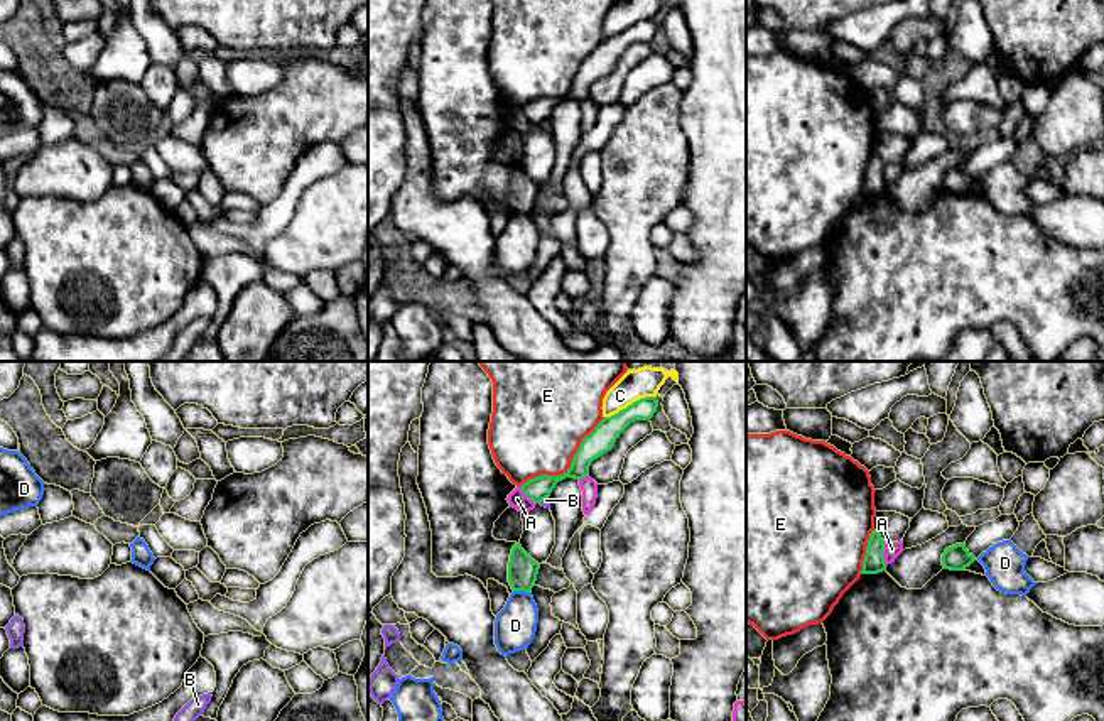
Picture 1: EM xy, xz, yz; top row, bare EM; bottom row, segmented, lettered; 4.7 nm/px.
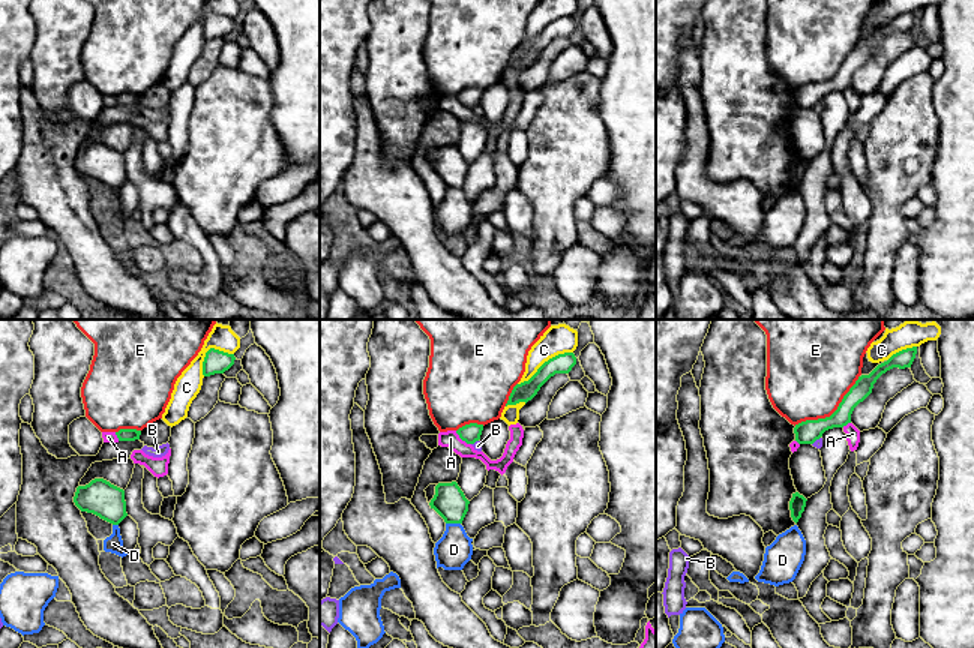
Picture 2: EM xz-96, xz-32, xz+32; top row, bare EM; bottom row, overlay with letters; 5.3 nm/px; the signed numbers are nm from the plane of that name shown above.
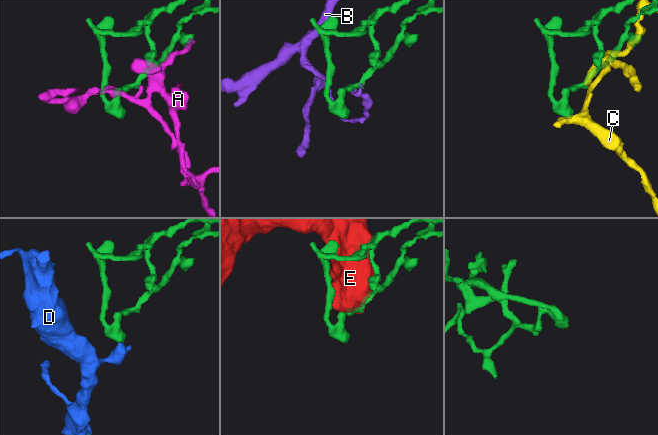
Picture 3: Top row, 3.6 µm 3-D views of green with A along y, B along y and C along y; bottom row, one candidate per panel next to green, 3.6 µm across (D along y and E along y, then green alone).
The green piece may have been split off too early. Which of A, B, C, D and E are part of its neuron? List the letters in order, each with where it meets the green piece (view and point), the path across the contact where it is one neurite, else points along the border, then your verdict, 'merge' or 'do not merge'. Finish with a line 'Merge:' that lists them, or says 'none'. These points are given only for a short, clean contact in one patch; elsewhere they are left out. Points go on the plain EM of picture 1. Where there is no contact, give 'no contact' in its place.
A: meets green in yz at (882, 176); do not merge
B: meets green in xz at (542, 120); border along xz (547, 119), (539, 124); do not merge
C: meets green in xz at (628, 27); do not merge
D: meets green in xz at (522, 211); do not merge
E: meets green in xz at (571, 88); do not merge
Merge: none

